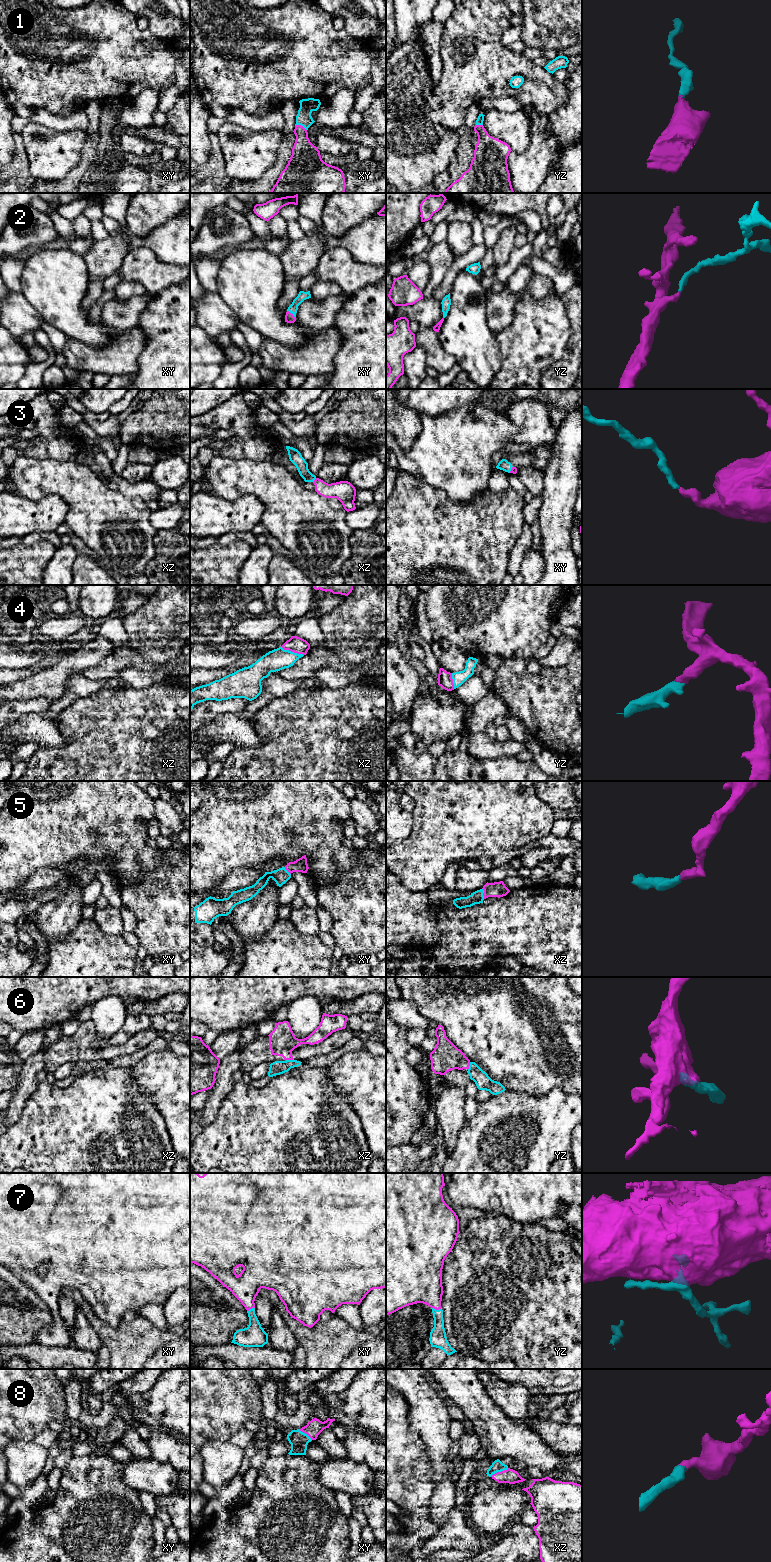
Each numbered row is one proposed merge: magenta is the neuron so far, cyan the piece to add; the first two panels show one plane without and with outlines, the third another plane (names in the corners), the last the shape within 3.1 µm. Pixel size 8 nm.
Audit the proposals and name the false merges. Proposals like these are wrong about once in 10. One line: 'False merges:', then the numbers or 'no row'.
False merges: no row

